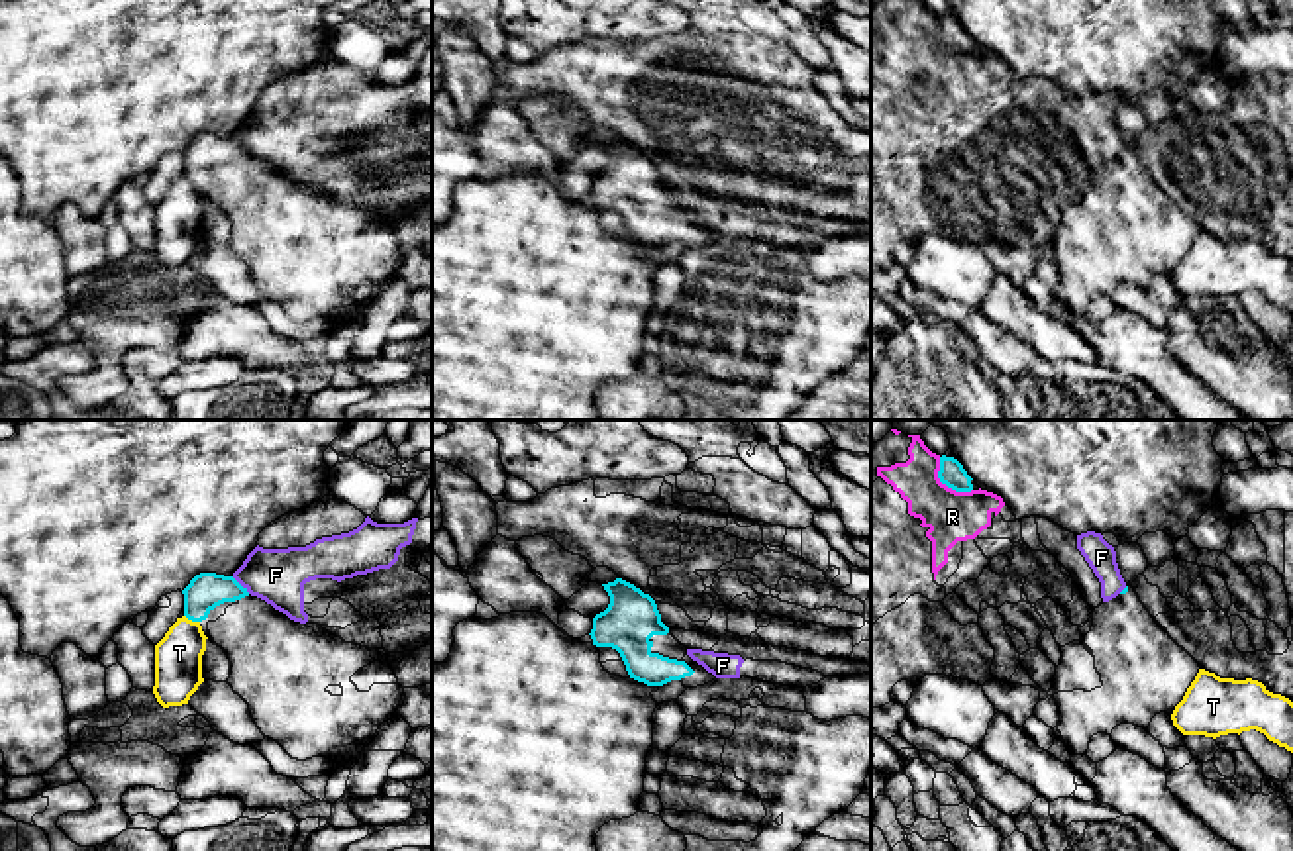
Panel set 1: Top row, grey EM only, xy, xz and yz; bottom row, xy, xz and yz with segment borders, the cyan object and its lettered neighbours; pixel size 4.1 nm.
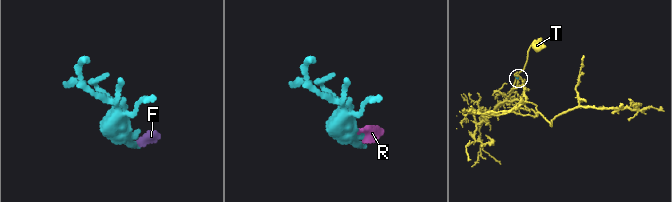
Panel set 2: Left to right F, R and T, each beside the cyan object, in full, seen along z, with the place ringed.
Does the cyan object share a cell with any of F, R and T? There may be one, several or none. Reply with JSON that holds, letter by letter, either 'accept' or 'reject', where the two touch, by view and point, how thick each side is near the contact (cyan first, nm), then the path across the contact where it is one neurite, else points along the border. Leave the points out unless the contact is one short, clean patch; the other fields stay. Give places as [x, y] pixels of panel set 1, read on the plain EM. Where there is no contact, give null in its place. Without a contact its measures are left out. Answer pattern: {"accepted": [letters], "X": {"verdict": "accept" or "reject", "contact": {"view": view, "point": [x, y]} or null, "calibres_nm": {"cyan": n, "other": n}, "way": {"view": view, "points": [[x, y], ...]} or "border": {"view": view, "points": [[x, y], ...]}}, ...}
{"accepted": [], "F": {"verdict": "reject", "contact": {"view": "xy", "point": [240, 146]}, "calibres_nm": {"cyan": 150, "other": 220}, "border": {"view": "xy", "points": [[232, 138], [250, 153]]}}, "R": {"verdict": "reject", "contact": {"view": "yz", "point": [944, 44]}, "calibres_nm": {"cyan": 110, "other": 220}}, "T": {"verdict": "reject", "contact": {"view": "xy", "point": [193, 181]}, "calibres_nm": {"cyan": 150, "other": 190}, "border": {"view": "xy", "points": [[185, 175], [199, 183]]}}}

